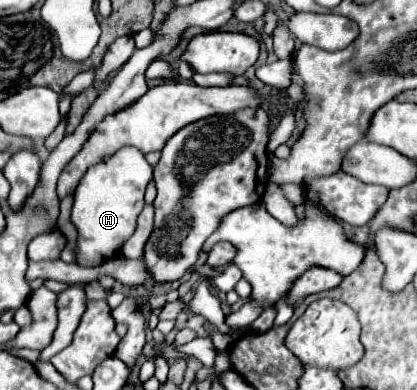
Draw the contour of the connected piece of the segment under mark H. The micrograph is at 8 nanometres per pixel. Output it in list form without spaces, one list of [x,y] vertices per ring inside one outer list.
[[[126,146],[86,172],[78,184],[72,206],[72,222],[78,228],[76,256],[80,266],[100,266],[120,252],[124,242],[132,236],[136,218],[144,208],[144,192],[152,180],[152,170],[138,148]]]

